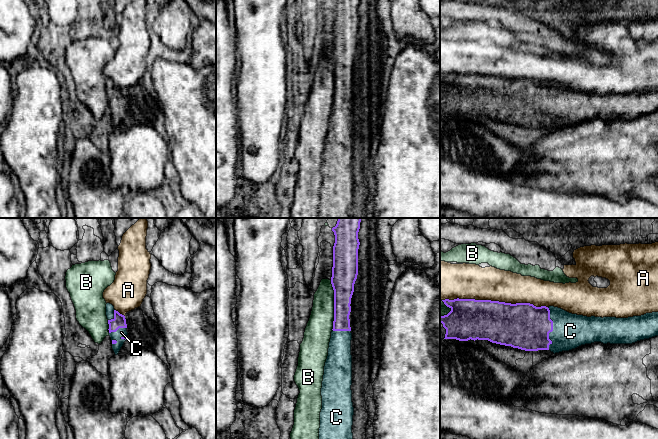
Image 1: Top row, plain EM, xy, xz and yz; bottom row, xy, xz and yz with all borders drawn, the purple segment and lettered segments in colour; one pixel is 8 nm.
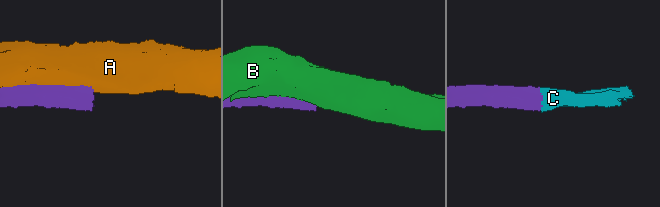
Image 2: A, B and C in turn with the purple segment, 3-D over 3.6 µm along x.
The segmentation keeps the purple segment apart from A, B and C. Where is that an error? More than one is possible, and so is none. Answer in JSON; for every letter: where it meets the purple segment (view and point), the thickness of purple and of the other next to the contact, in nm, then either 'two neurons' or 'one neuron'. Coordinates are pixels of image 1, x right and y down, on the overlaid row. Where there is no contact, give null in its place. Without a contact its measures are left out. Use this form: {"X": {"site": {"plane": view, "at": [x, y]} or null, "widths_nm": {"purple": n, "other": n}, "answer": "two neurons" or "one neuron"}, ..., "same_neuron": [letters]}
{"A": {"site": {"plane": "yz", "at": [495, 301]}, "widths_nm": {"purple": 340, "other": 280}, "answer": "two neurons"}, "B": {"site": {"plane": "xz", "at": [334, 305]}, "widths_nm": {"purple": 190, "other": 200}, "answer": "two neurons"}, "C": {"site": {"plane": "yz", "at": [552, 328]}, "widths_nm": {"purple": 360, "other": 280}, "answer": "one neuron"}, "same_neuron": ["C"]}

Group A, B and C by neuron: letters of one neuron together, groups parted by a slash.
A / B / C

